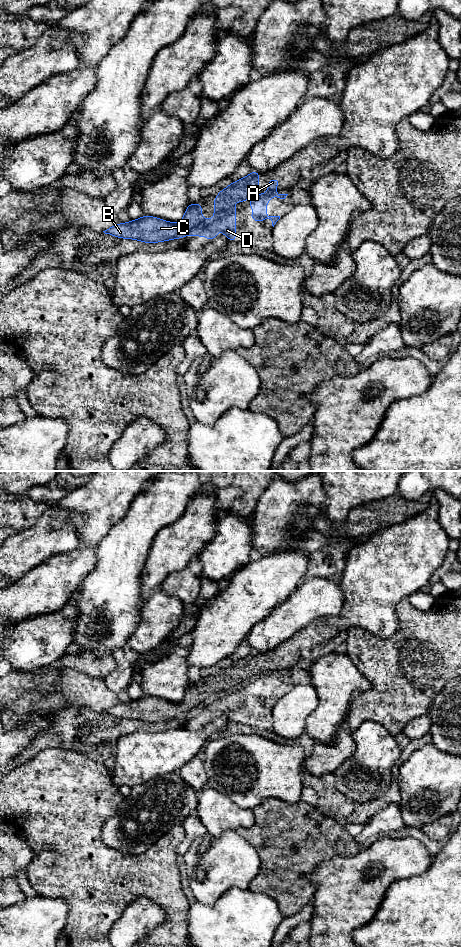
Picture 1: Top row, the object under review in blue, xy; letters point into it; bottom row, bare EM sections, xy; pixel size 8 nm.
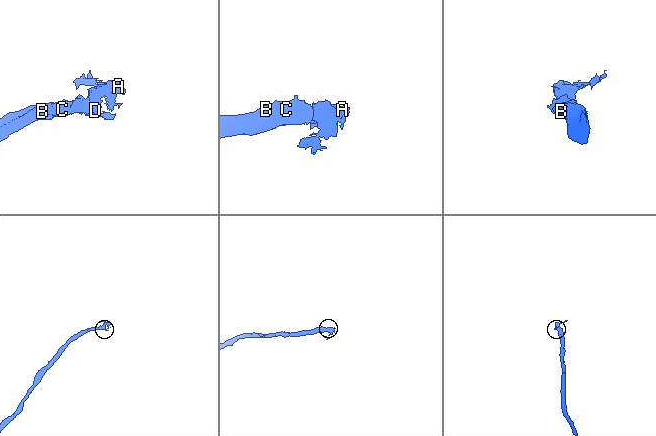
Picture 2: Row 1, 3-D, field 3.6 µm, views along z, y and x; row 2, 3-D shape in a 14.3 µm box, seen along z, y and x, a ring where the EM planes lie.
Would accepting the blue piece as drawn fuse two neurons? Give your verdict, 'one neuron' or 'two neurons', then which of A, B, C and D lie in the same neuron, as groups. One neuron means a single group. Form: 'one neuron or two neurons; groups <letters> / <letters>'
one neuron; groups A B C D

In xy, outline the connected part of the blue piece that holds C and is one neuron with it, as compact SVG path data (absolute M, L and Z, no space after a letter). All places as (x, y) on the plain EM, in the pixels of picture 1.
M253 650L247 657L232 662L225 670L220 670L214 678L214 698L202 699L200 683L189 684L183 699L172 703L160 698L146 696L120 703L103 711L118 718L135 719L145 723L157 723L172 719L194 716L208 717L208 722L218 716L219 700L222 698L222 714L236 722L236 687L234 682L247 681L247 676L258 669L259 652Z

